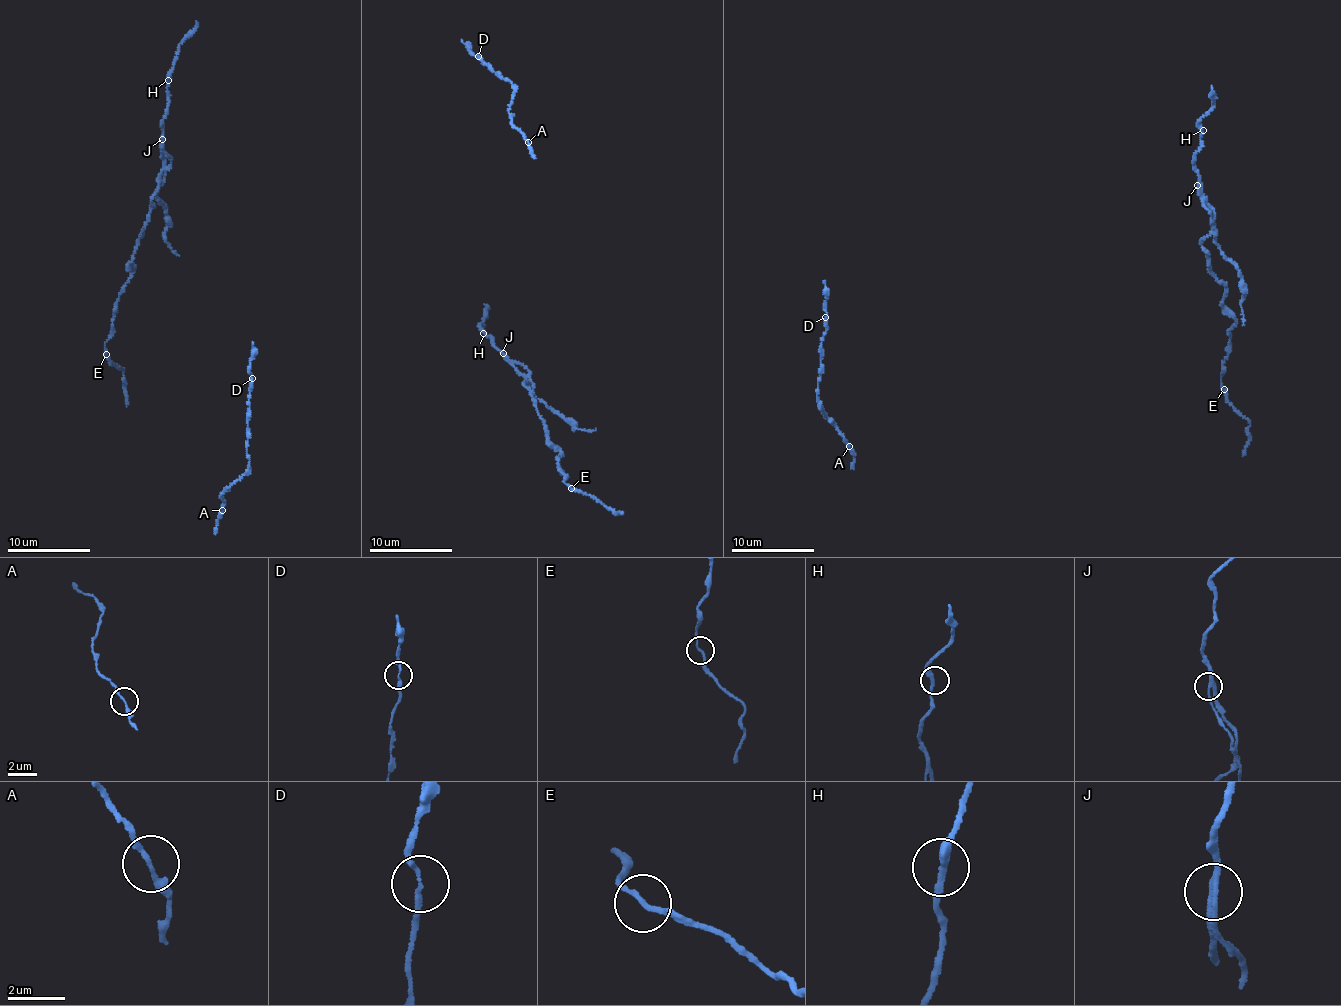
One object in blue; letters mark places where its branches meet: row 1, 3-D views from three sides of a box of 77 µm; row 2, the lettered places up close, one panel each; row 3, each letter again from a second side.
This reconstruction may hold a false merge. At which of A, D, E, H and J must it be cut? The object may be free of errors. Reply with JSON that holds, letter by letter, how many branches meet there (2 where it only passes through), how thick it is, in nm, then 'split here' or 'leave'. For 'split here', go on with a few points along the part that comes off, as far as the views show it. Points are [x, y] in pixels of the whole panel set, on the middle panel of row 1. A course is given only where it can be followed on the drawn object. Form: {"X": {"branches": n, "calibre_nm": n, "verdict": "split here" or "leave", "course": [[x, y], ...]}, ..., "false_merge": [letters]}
{"A": {"branches": 2, "calibre_nm": 170, "verdict": "leave"}, "D": {"branches": 2, "calibre_nm": 150, "verdict": "leave"}, "E": {"branches": 2, "calibre_nm": 160, "verdict": "leave"}, "H": {"branches": 2, "calibre_nm": 260, "verdict": "leave"}, "J": {"branches": 2, "calibre_nm": 240, "verdict": "split here", "course": [[502, 354], [528, 369], [536, 396], [557, 414], [578, 429], [596, 428]]}, "false_merge": ["J"]}

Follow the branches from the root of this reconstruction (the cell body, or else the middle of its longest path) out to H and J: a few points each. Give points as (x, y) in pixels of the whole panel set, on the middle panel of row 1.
H: (569, 486), (557, 468), (560, 451), (545, 436), (533, 397), (522, 385), (527, 384), (526, 377), (483, 333)
J: (569, 486), (557, 468), (560, 451), (545, 436), (533, 397), (522, 385), (527, 384), (526, 377), (502, 354)

